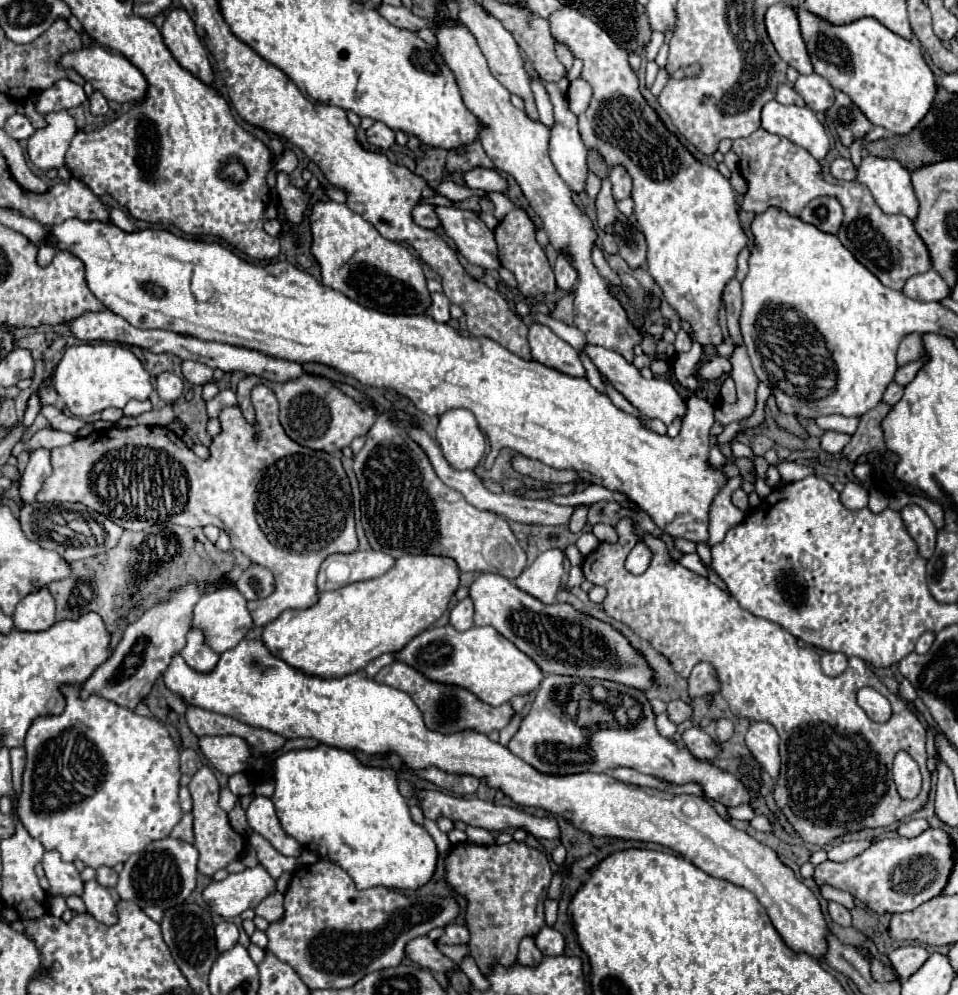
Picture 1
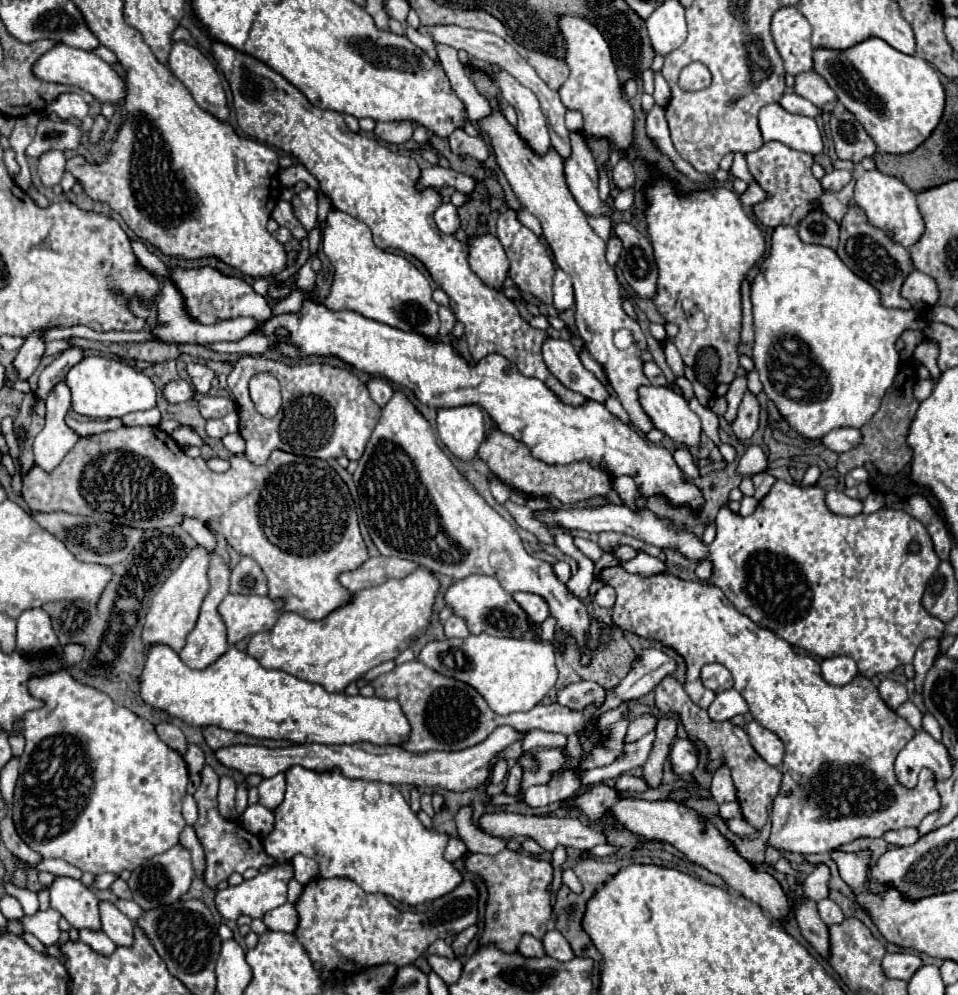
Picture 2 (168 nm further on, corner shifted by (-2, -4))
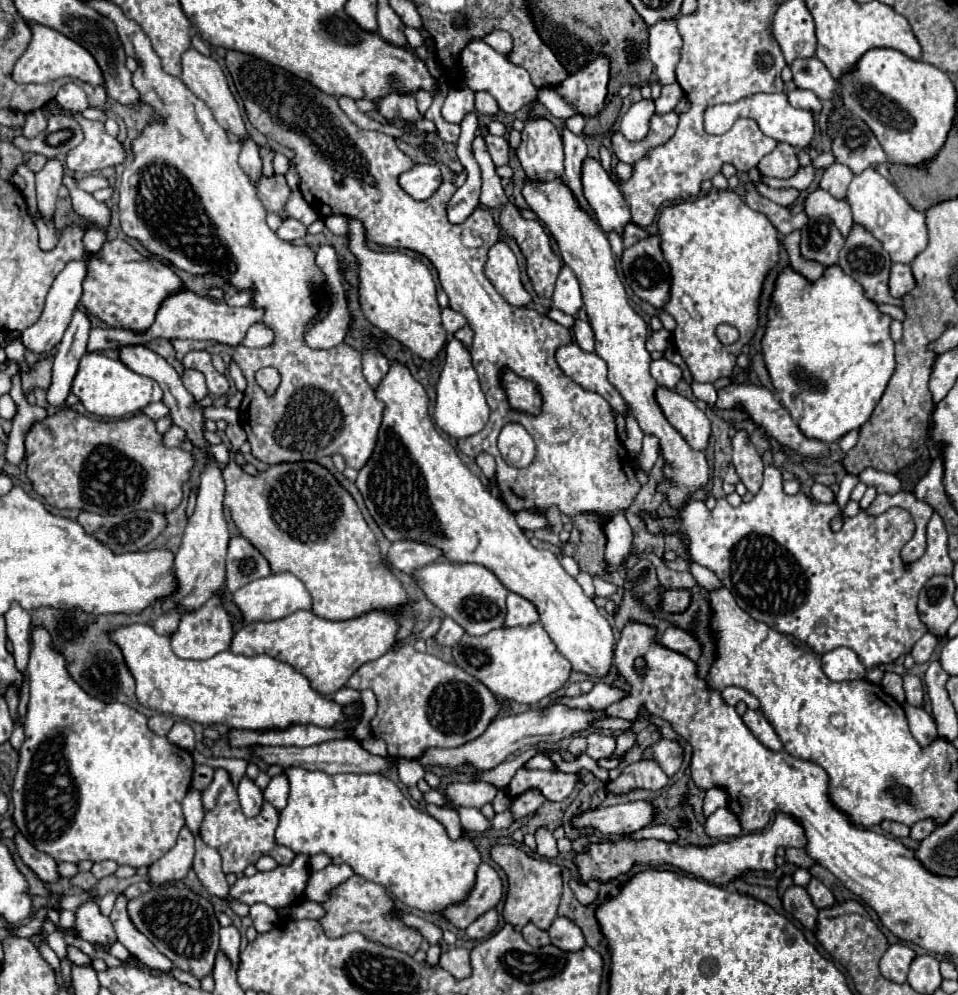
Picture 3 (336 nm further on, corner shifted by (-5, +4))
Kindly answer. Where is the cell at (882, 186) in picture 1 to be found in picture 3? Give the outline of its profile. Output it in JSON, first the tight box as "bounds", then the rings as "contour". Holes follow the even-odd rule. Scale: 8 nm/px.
{"bounds":[847,168,927,264],"contour":[[[867,168],[853,176],[847,190],[847,200],[853,210],[853,222],[863,224],[877,240],[881,240],[893,262],[909,264],[921,250],[927,248],[925,214],[911,208],[911,204],[907,204],[907,200],[899,194],[897,186],[883,178],[875,168]]]}

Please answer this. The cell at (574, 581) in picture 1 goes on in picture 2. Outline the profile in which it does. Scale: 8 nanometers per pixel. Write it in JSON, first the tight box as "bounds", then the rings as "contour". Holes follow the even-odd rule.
{"bounds":[418,618,558,716],"contour":[[[548,618],[540,624],[538,634],[528,630],[520,638],[480,634],[468,636],[464,640],[452,638],[444,642],[430,642],[424,646],[418,660],[444,676],[456,678],[476,688],[496,714],[506,716],[512,712],[528,712],[540,704],[540,700],[558,680],[554,662],[554,624],[556,620]]]}

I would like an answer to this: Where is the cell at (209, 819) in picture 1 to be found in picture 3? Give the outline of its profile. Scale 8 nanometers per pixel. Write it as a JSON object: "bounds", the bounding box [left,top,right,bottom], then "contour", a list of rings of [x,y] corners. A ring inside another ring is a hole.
{"bounds":[199,768,295,874],"contour":[[[223,768],[215,770],[213,780],[201,792],[201,798],[203,798],[203,806],[205,806],[205,820],[203,820],[199,832],[201,832],[203,842],[221,854],[225,874],[231,874],[231,872],[241,874],[249,864],[255,864],[261,856],[271,856],[281,864],[289,864],[293,860],[293,856],[295,856],[293,850],[275,844],[275,828],[279,822],[279,812],[269,802],[265,802],[259,816],[247,818],[241,812],[237,792],[231,784],[231,778]]]}

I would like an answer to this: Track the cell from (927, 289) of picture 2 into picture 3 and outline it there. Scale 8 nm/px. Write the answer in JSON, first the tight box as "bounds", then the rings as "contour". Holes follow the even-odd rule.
{"bounds":[889,264,915,296],"contour":[[[893,264],[891,278],[889,278],[889,290],[893,296],[905,296],[915,288],[915,276],[911,272],[909,264]]]}

